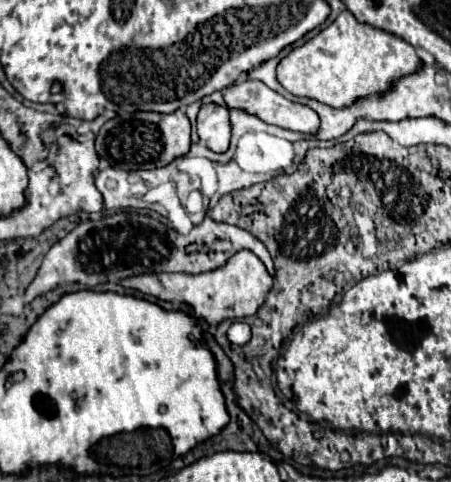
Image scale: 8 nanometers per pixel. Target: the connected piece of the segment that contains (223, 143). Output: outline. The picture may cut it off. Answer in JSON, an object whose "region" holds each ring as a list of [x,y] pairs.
{"region":[[[206,103],[198,111],[196,131],[200,141],[216,153],[228,149],[230,143],[230,119],[228,109],[216,103]]]}

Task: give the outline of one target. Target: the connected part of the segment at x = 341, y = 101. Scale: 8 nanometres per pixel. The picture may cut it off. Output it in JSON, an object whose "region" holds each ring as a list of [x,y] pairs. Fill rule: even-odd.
{"region":[[[348,9],[332,21],[318,35],[304,45],[290,49],[278,63],[276,77],[280,85],[300,97],[310,97],[330,107],[348,107],[358,97],[388,91],[390,85],[420,67],[420,59],[410,43],[392,35],[390,31],[360,23]]]}

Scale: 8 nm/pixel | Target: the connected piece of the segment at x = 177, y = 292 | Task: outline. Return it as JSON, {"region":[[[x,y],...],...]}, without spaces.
{"region":[[[238,251],[234,253],[224,267],[214,271],[188,275],[188,273],[146,273],[124,279],[120,285],[128,289],[138,289],[146,295],[154,295],[156,299],[164,301],[180,301],[188,303],[194,313],[206,319],[210,325],[218,325],[224,319],[240,319],[250,317],[258,311],[264,303],[268,291],[272,289],[272,277],[266,271],[264,263],[252,251]]]}

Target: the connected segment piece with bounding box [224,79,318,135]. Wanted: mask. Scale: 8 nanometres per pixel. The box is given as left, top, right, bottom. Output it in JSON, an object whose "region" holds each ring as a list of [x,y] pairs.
{"region":[[[240,79],[240,81],[236,81],[232,87],[224,89],[224,103],[230,109],[242,109],[242,111],[246,111],[250,115],[256,115],[264,123],[278,125],[278,127],[284,127],[284,129],[302,131],[302,133],[310,133],[310,135],[314,135],[316,129],[318,129],[318,115],[312,109],[308,109],[308,107],[304,107],[300,103],[288,101],[286,97],[278,95],[276,91],[272,91],[270,87],[266,87],[260,81],[252,81],[252,79]]]}

